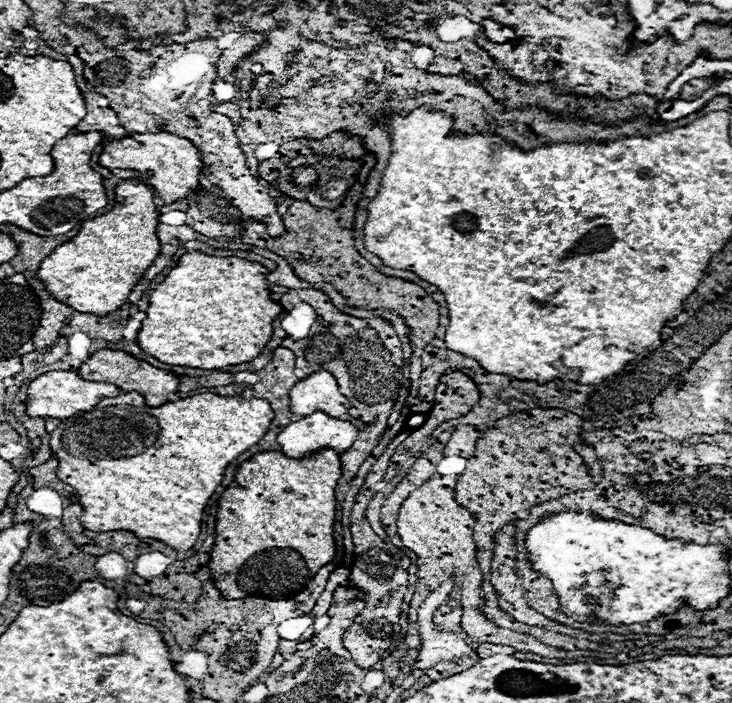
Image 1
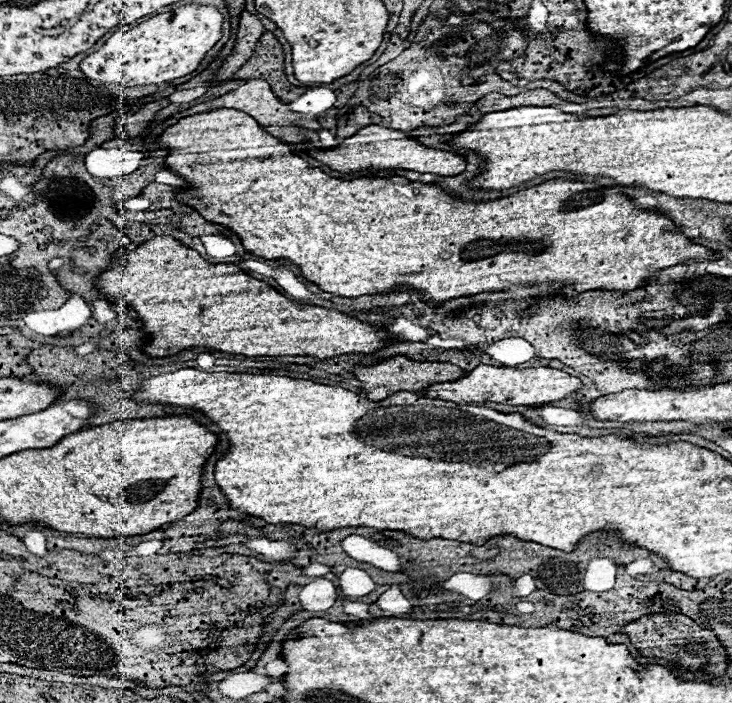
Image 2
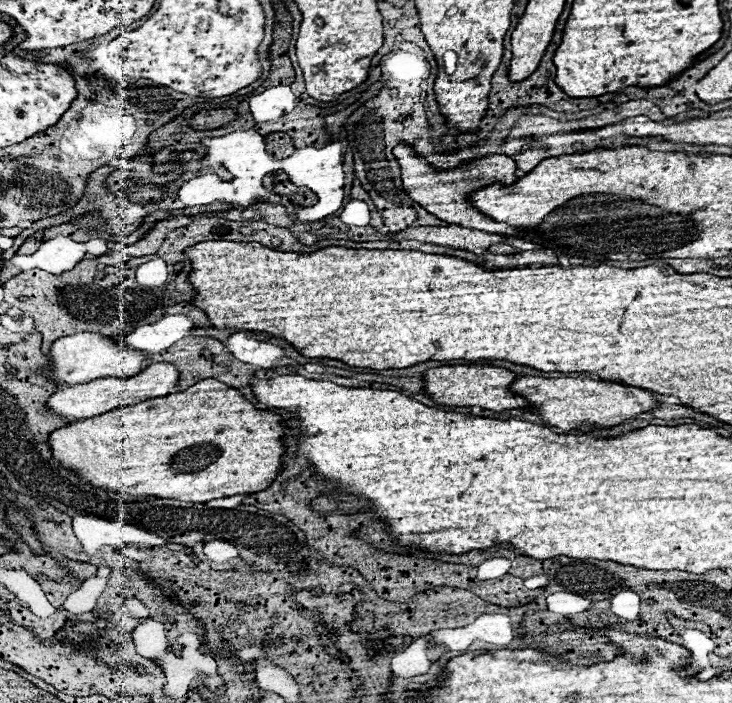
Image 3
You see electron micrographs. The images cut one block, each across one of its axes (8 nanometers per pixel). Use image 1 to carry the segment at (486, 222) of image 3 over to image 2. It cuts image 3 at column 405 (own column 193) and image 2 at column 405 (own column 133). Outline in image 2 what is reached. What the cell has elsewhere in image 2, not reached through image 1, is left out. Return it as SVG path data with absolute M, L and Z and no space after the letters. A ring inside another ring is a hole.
M376 124L364 126L360 128L356 134L352 134L350 138L344 138L340 146L330 148L330 150L322 150L322 164L342 172L342 174L350 174L356 170L378 170L378 168L400 168L400 170L414 170L420 174L438 174L438 176L456 176L460 172L464 172L466 168L466 160L464 156L452 154L452 152L442 152L442 150L434 150L434 148L426 148L422 144L418 144L416 140L412 140L408 134L400 132L400 130L390 130L390 128L382 128Z

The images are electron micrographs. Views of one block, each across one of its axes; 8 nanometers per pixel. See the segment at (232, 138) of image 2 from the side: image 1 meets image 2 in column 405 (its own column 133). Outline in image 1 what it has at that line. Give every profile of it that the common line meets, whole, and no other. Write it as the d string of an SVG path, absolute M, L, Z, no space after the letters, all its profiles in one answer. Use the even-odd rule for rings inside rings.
M138 178L124 180L116 186L116 198L118 202L108 214L102 214L94 220L82 222L80 232L70 240L60 244L50 256L46 256L38 268L38 278L46 284L46 290L62 304L74 308L76 312L88 312L96 316L106 316L114 310L118 310L122 304L128 302L128 296L136 282L142 278L144 270L152 266L156 256L160 254L160 240L156 236L158 226L158 206L154 204L152 190L142 184Z

